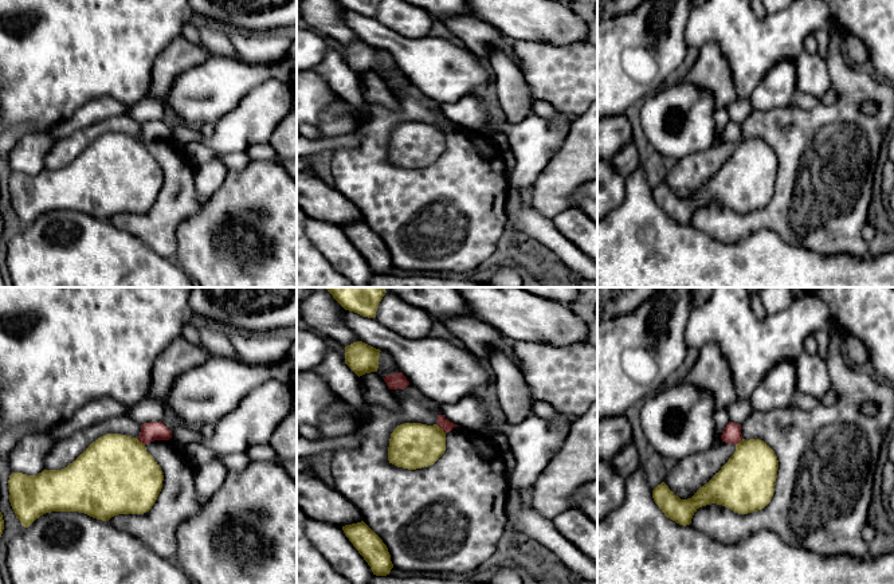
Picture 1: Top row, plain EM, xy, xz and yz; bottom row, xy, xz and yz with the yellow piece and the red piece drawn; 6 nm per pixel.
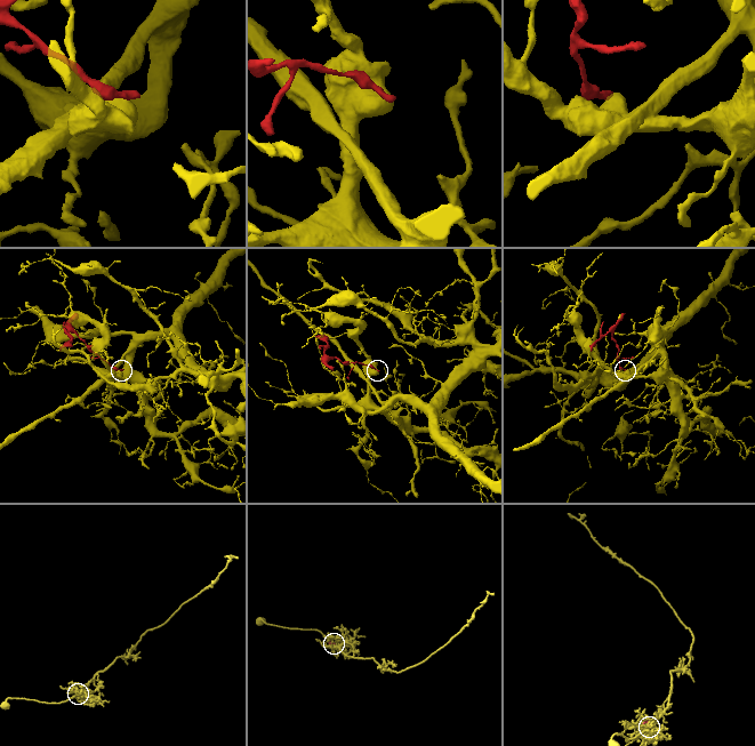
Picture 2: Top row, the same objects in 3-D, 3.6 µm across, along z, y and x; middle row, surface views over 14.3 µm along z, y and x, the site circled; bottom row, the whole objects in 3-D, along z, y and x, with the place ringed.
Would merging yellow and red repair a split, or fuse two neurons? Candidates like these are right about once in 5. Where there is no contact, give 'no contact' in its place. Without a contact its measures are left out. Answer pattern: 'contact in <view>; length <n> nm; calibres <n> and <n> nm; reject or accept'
contact in xz; length 90 nm; calibres 280 and 70 nm; reject

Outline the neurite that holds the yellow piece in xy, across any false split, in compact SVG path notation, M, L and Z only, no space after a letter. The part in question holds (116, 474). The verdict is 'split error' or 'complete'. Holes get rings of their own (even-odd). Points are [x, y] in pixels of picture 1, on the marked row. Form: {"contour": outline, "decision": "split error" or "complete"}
{"contour": "M106 434L93 442L72 463L38 475L12 473L9 502L24 528L51 512L78 512L109 521L118 514L144 514L152 509L161 489L162 470L137 438Z", "decision": "complete"}

